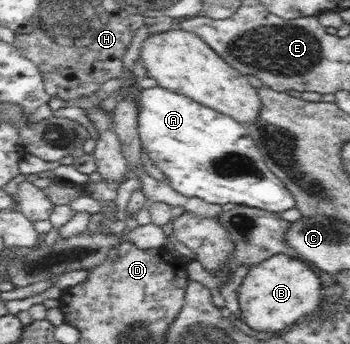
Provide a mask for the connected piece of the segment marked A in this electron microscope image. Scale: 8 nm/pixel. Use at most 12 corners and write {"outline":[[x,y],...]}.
{"outline":[[159,85],[137,133],[170,187],[296,206],[245,126]]}

